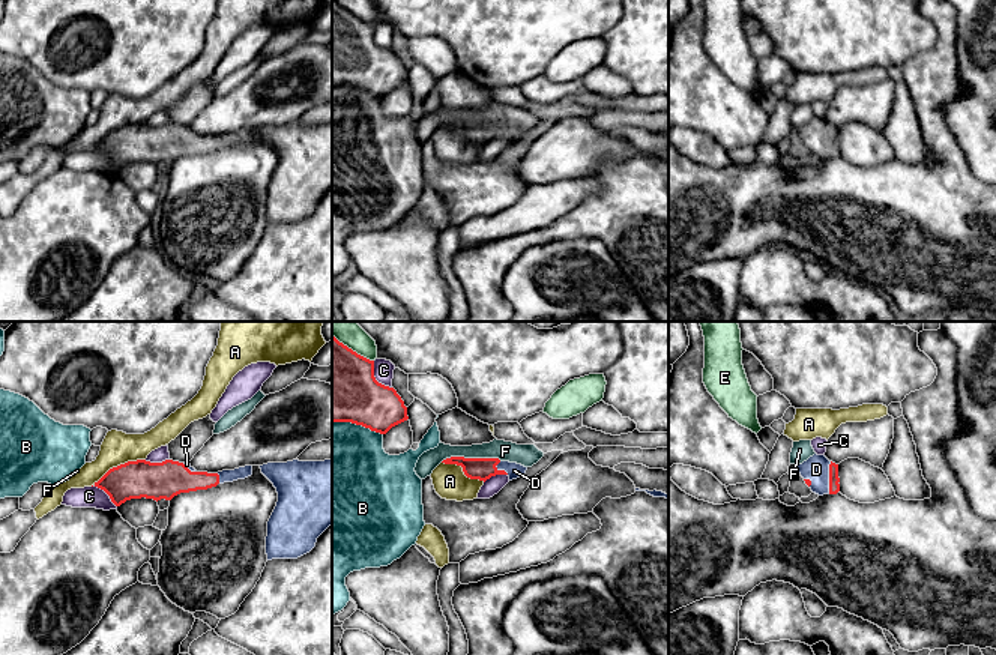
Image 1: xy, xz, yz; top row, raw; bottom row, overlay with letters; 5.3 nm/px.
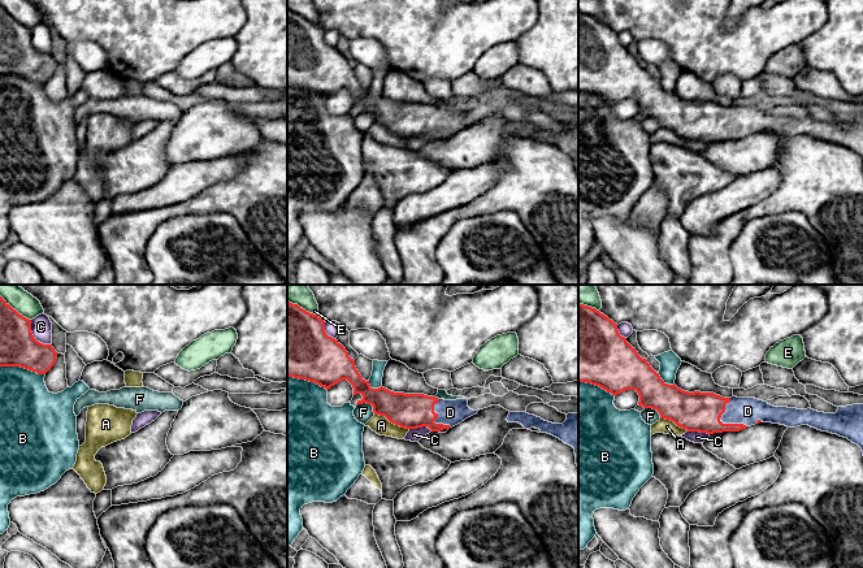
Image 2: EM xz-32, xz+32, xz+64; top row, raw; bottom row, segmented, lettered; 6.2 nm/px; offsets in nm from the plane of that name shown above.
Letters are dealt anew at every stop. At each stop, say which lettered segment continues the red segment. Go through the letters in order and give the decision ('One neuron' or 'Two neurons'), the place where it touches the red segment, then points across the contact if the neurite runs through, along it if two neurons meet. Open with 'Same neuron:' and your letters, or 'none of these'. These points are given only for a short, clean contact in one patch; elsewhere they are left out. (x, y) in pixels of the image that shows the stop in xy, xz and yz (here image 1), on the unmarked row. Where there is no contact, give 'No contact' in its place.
Same neuron: D
A: Two neurons. Touches red at xy (117, 129). Boundary: xy (144, 122), (113, 129), (90, 149)
B: Two neurons. Touches red at xz (358, 87)
C: Two neurons. Touches red at xz (374, 41)
D: One neuron. Touches red at yz (830, 141). Path across: yz (834, 150), (830, 141), (816, 132)
E: Two neurons. Touches red at xz (352, 14)
F: Two neurons. Touches red at xz (470, 122)

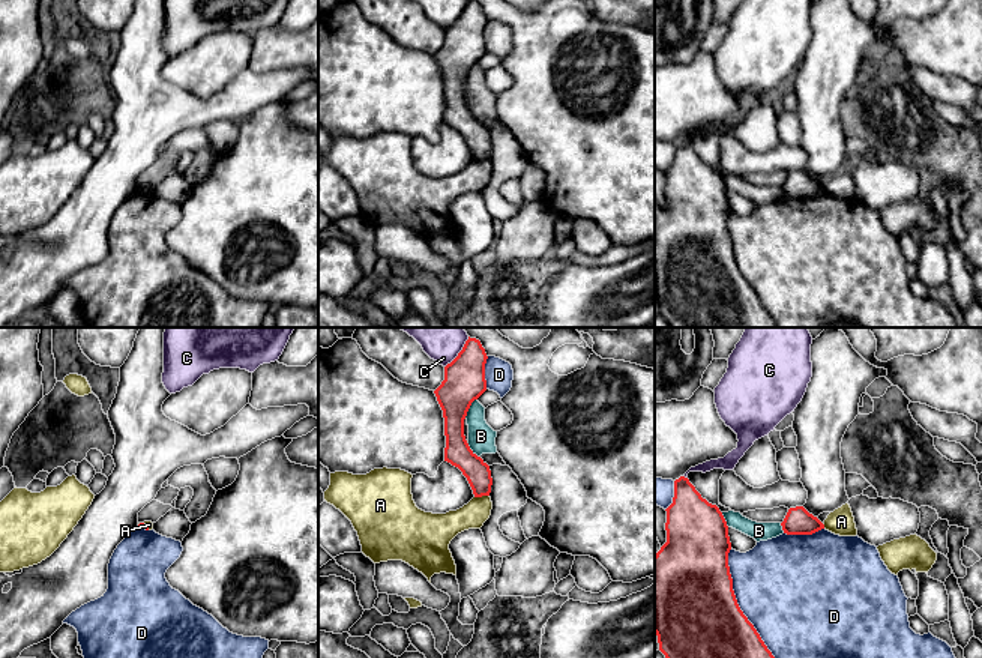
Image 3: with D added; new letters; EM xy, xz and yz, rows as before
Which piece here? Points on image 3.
Same neuron: none of these
A: Two neurons. Touches red at xz (481, 159). Boundary: xz (488, 158), (475, 161)
B: Two neurons. Touches red at xz (469, 71)
C: Two neurons. Touches red at xz (460, 15)
D: Two neurons. Touches red at yz (738, 269)

